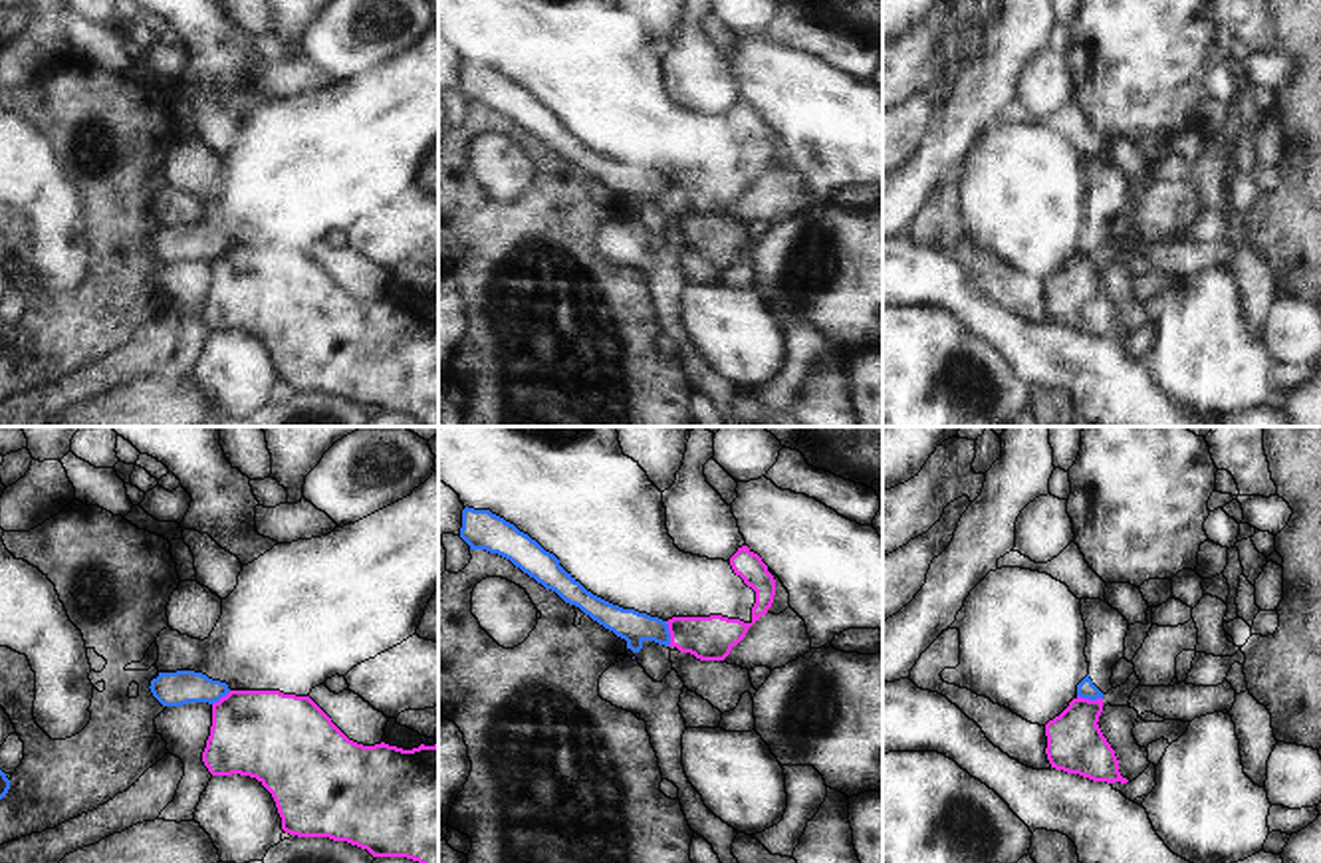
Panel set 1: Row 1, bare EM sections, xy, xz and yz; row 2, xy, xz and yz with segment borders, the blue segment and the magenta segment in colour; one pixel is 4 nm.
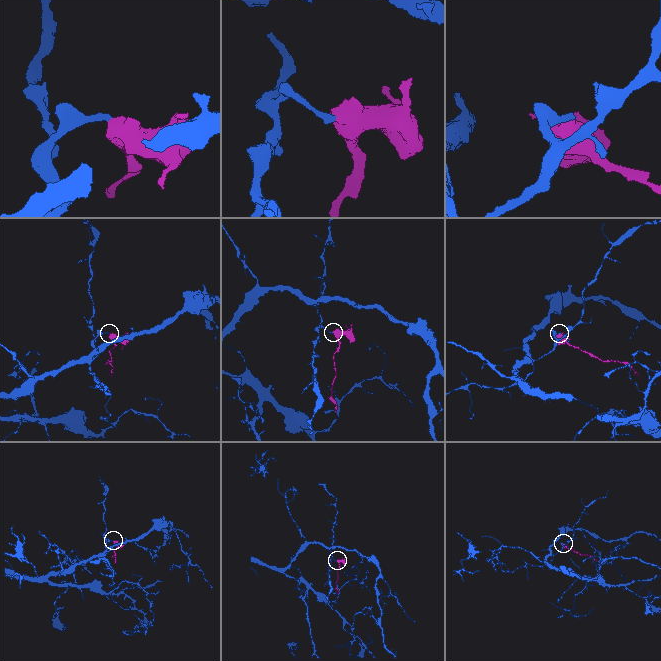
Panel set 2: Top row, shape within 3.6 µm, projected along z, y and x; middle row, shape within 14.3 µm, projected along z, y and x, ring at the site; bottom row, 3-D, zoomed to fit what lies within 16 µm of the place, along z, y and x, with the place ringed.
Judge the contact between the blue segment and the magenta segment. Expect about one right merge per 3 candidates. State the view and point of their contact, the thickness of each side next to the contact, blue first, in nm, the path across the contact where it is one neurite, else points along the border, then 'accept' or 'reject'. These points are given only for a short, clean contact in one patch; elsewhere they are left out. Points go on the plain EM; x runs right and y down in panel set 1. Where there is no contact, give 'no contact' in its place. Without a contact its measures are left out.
xz (669, 189) | 130/180 nm | along xz (665, 177), (669, 201) | reject

